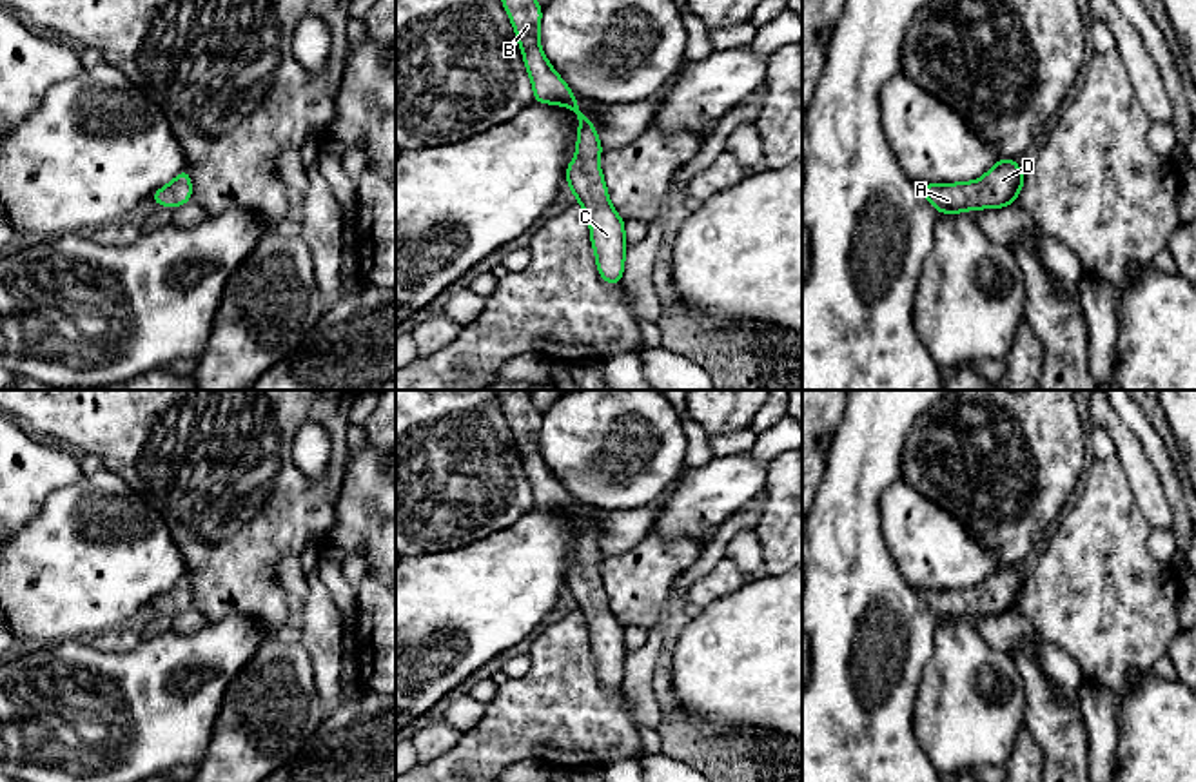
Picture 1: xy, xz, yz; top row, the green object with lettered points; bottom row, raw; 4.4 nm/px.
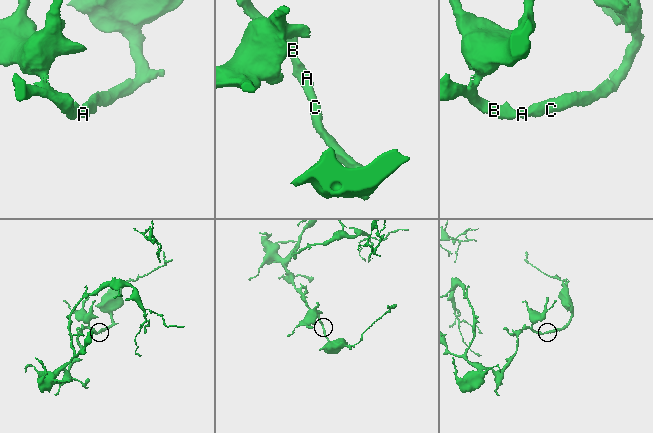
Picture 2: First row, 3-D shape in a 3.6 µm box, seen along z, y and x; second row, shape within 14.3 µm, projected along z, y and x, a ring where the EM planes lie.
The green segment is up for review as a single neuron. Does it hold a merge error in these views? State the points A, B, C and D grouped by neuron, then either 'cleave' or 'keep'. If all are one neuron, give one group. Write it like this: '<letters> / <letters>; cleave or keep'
A B C D; keep

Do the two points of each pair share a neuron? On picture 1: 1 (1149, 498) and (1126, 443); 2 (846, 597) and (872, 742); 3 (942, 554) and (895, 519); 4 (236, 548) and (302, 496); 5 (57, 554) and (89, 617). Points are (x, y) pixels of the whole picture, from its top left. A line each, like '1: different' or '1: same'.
1: same
2: same
3: same
4: same
5: same

